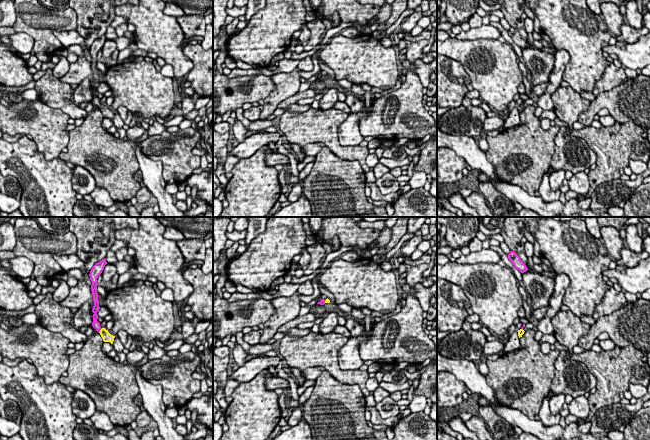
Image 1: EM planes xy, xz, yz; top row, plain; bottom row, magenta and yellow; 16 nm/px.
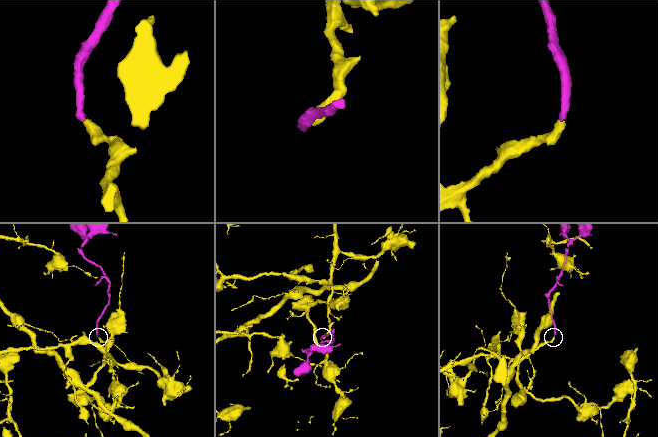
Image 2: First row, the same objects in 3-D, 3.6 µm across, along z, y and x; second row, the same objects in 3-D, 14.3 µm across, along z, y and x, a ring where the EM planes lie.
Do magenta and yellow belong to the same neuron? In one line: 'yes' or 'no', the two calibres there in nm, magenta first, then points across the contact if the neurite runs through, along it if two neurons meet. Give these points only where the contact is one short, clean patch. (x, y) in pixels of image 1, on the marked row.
yes; calibres 120 and 160 nm; way xy (95, 323), (100, 329), (106, 336)

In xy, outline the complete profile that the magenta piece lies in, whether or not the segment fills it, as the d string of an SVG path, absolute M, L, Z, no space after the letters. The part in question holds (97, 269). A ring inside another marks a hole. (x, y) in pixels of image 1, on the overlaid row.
M104 258L102 261L96 263L93 268L90 271L90 280L92 282L91 285L91 291L92 291L92 295L93 295L93 301L94 301L94 306L92 309L93 314L93 322L92 322L92 326L96 329L97 332L100 333L102 339L104 342L110 342L111 344L113 344L114 338L115 336L111 335L108 330L106 330L105 328L102 328L100 326L100 323L97 321L98 319L98 315L97 312L99 311L100 307L99 307L99 300L98 300L98 293L97 293L97 278L98 276L102 273L102 271L104 270L105 265L107 264L106 259Z

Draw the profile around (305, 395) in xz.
M314 385L306 388L306 390L299 396L299 406L302 407L303 404L308 400L310 397L312 391L314 389Z

